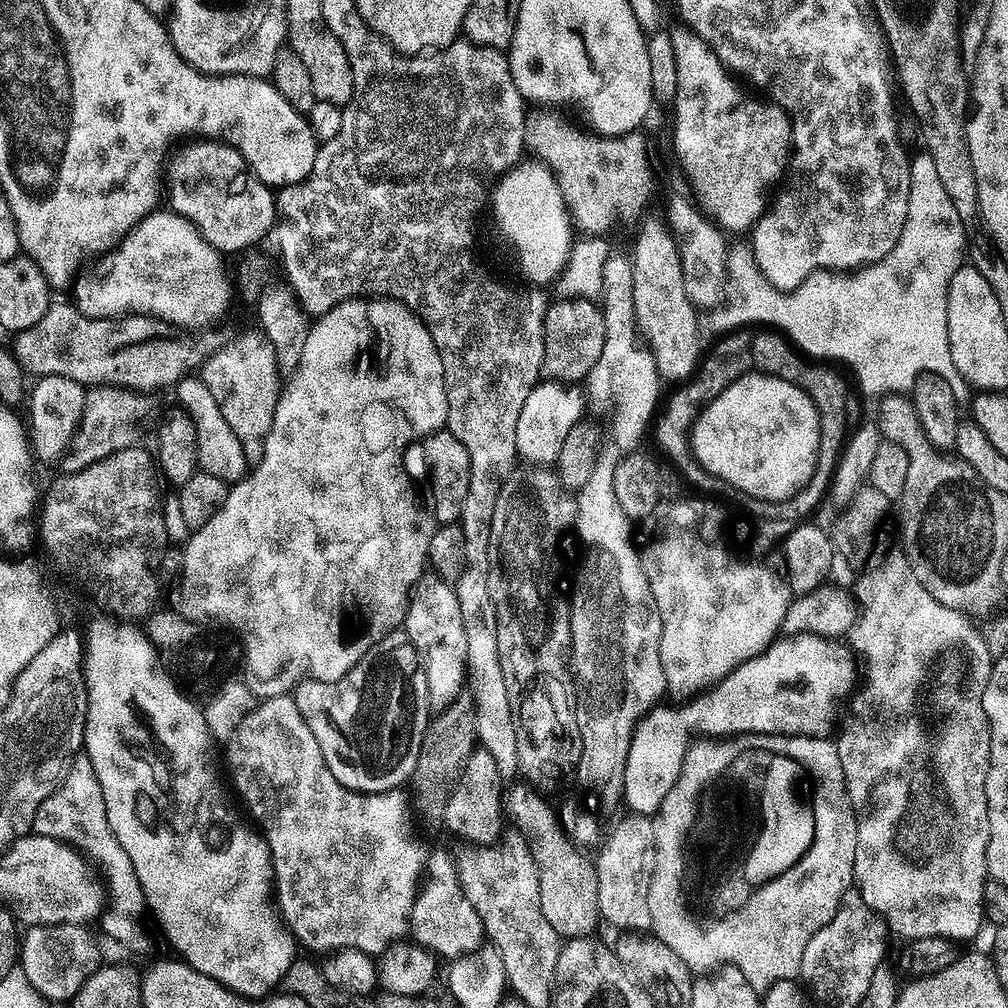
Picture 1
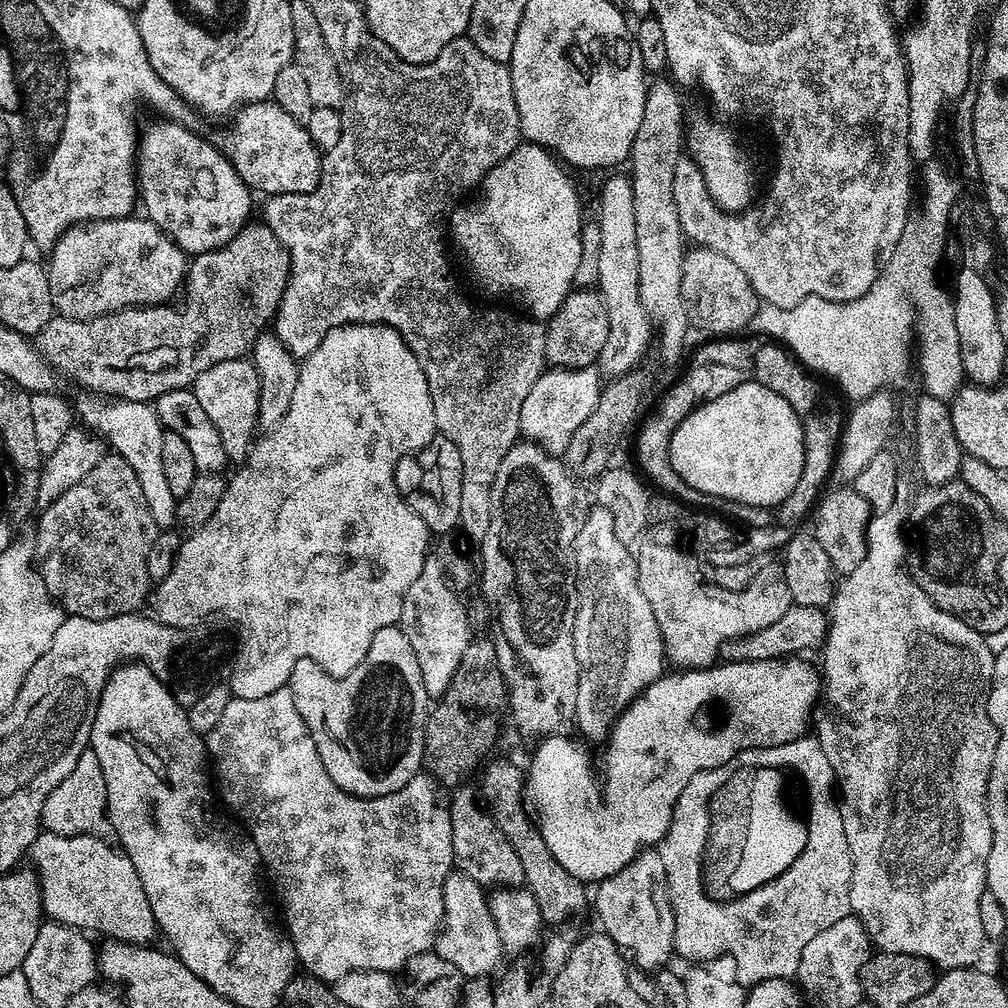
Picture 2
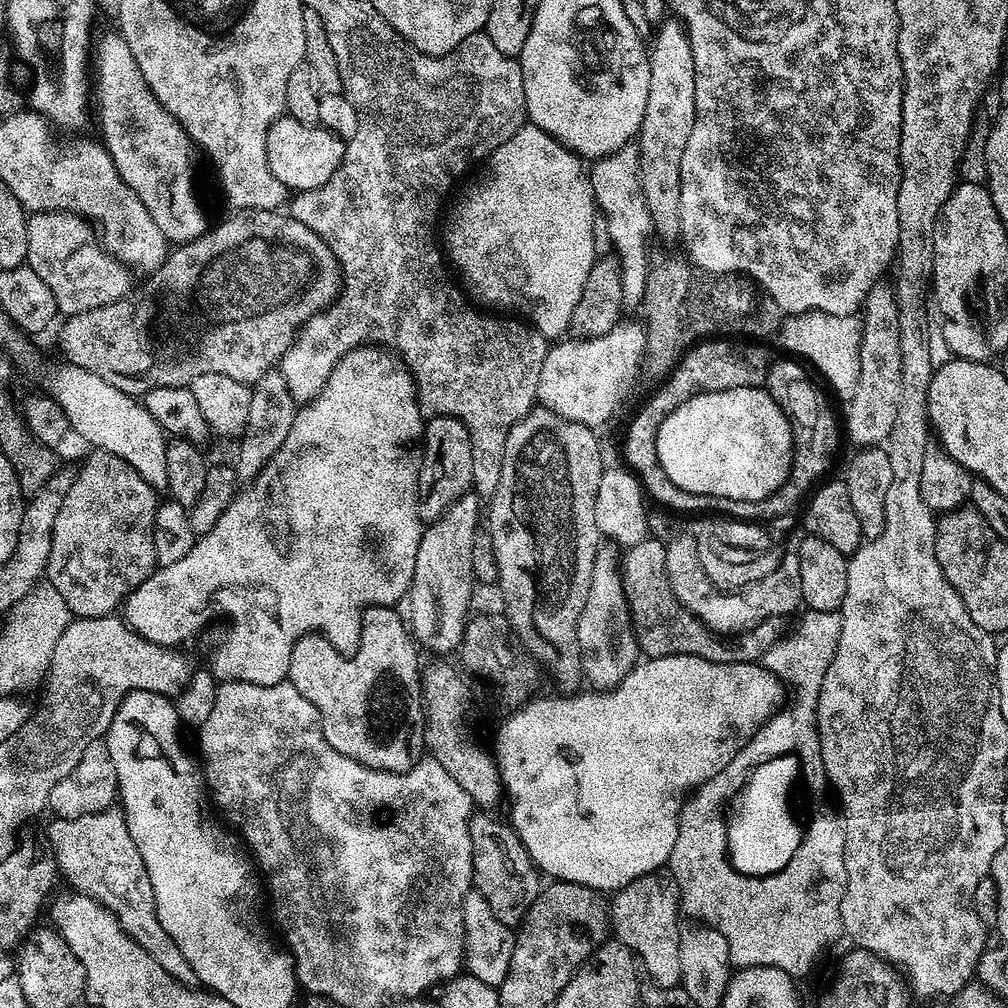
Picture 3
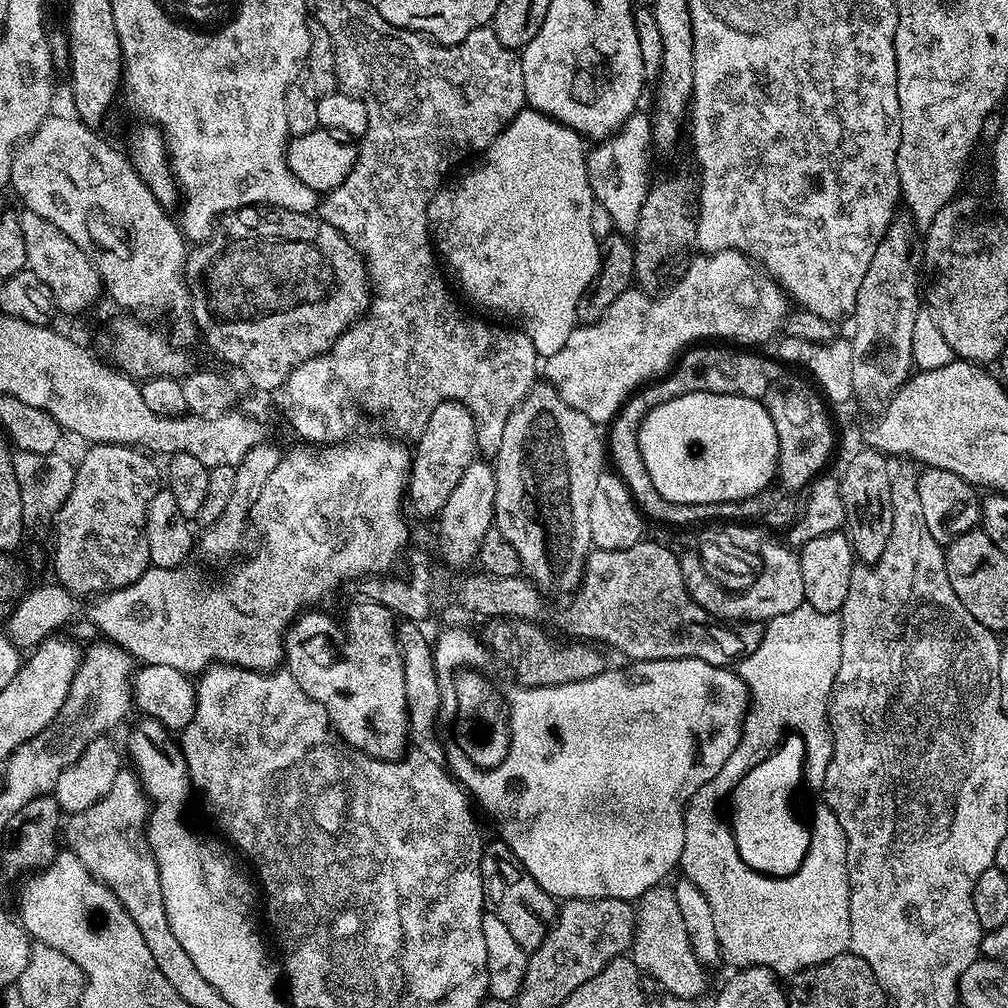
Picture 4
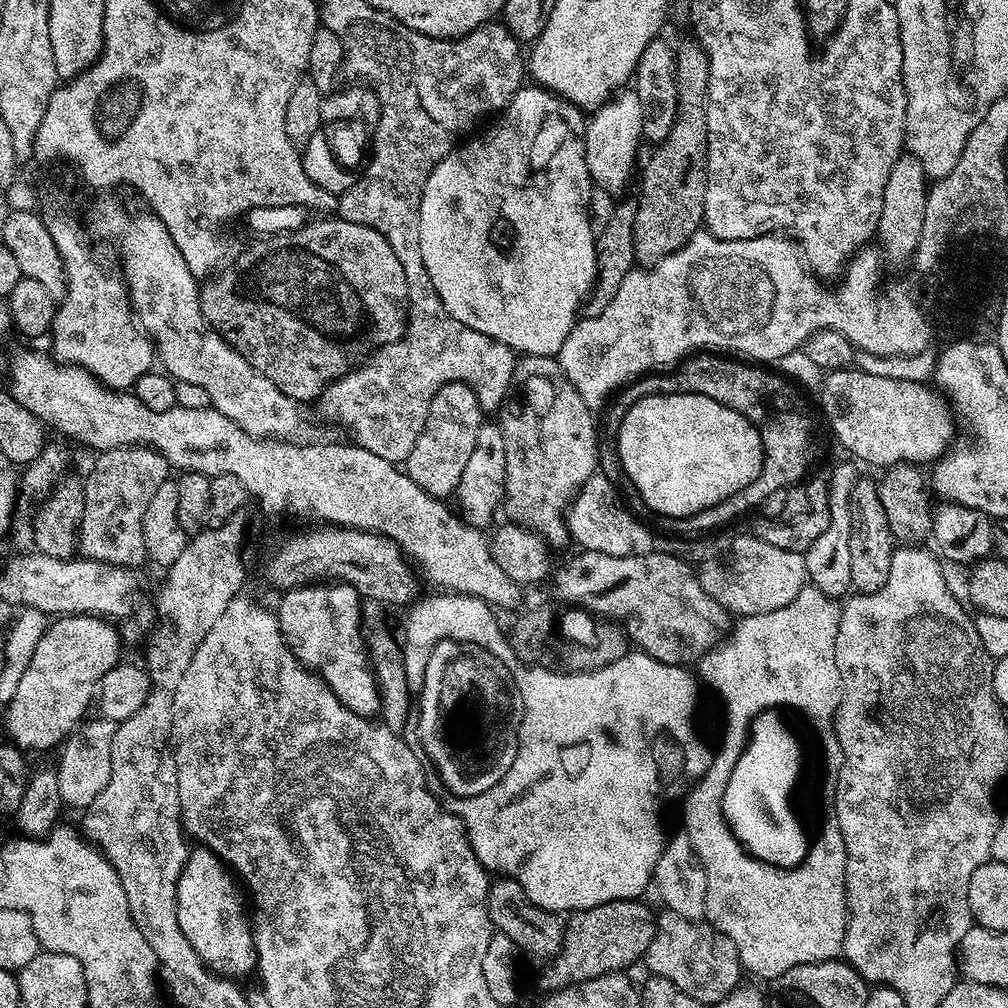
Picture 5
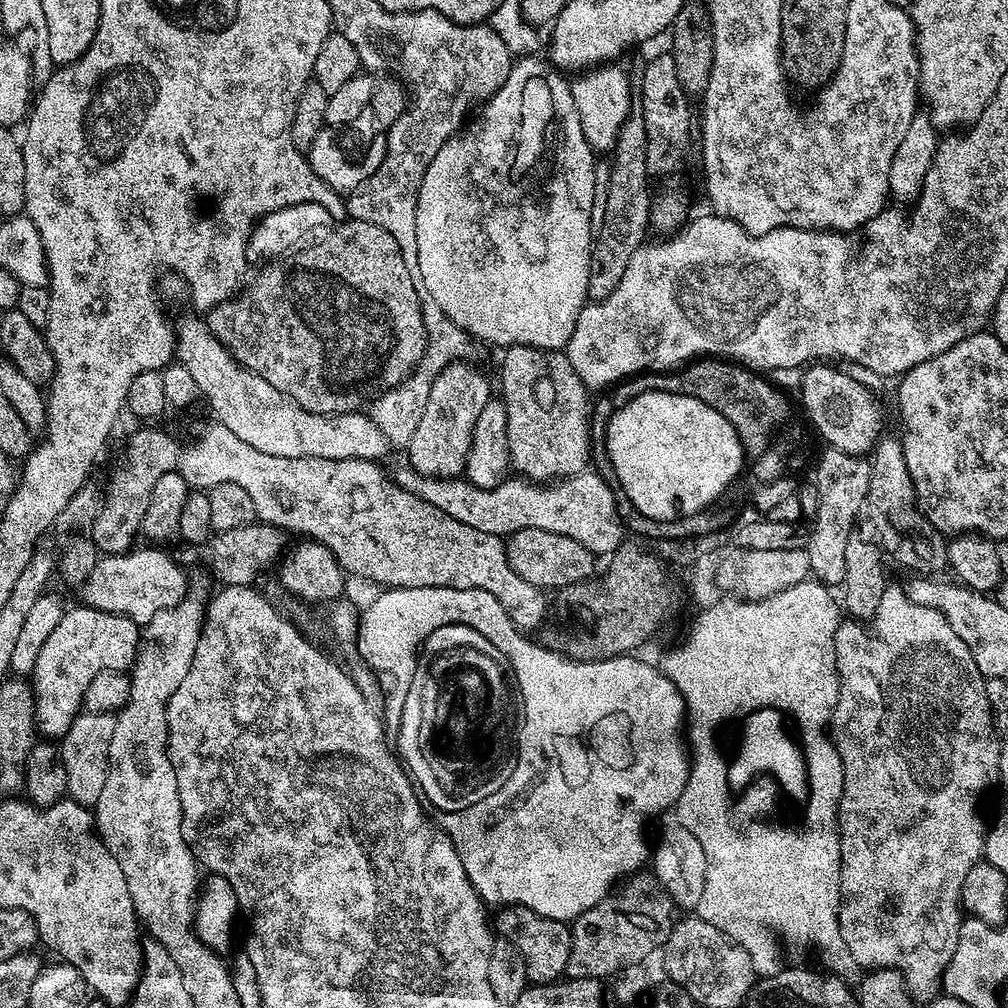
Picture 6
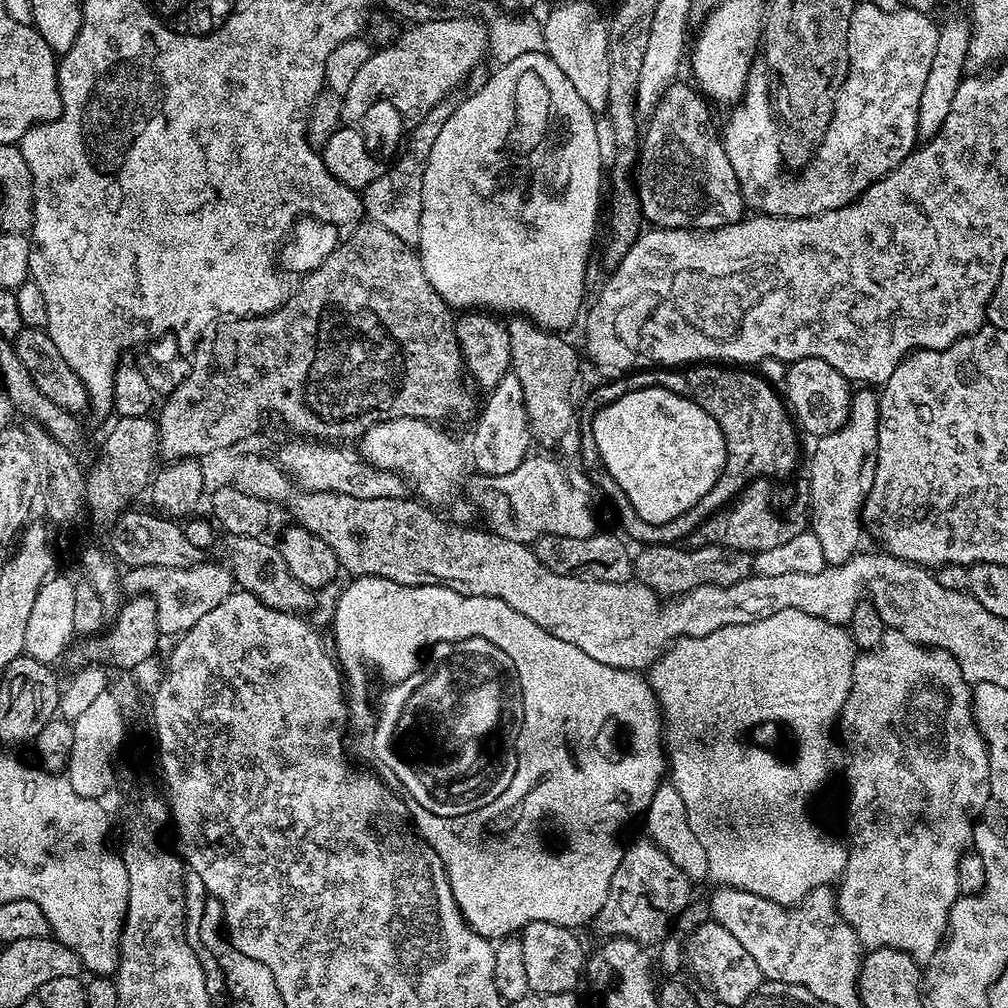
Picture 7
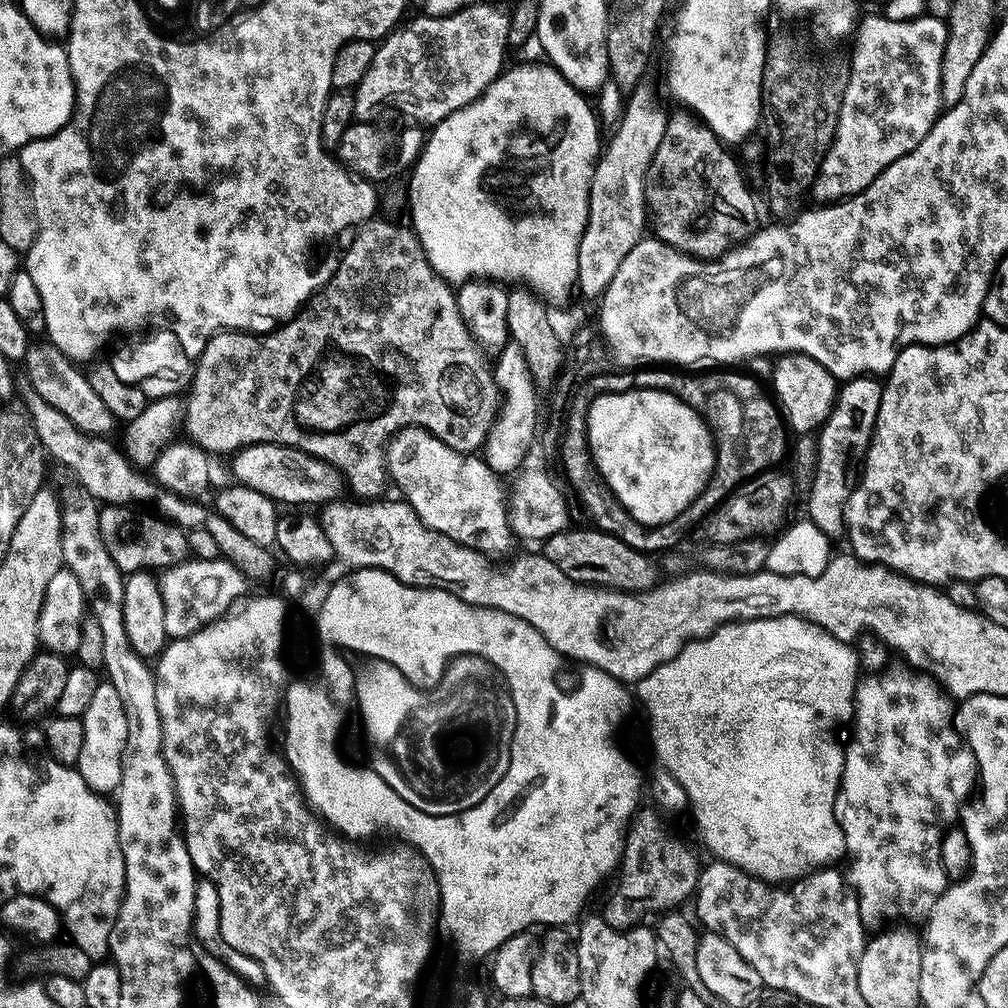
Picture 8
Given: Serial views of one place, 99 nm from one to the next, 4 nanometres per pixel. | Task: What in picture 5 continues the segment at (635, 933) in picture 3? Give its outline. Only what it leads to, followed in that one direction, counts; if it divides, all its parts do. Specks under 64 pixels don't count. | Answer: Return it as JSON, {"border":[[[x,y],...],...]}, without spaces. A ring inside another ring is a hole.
{"border":[[[667,910],[661,911],[661,913],[656,916],[656,933],[643,958],[643,963],[648,964],[647,971],[651,975],[661,976],[674,982],[674,986],[678,986],[678,990],[690,994],[690,998],[694,998],[702,1006],[713,1006],[736,988],[741,987],[740,956],[736,952],[736,947],[726,937],[718,935],[716,929],[707,923],[687,920]]]}

